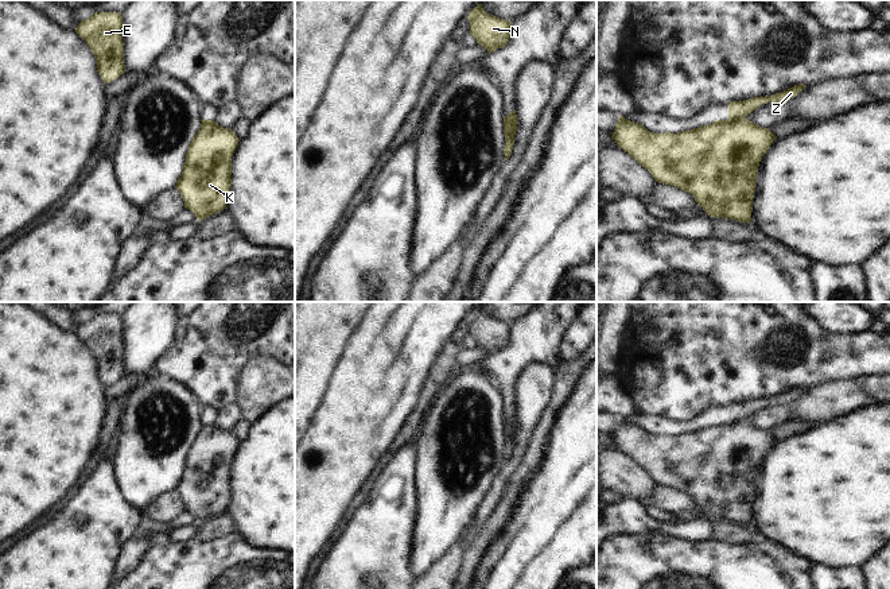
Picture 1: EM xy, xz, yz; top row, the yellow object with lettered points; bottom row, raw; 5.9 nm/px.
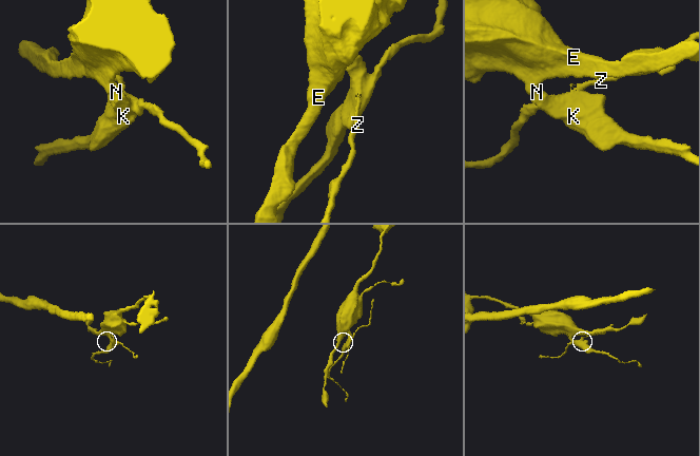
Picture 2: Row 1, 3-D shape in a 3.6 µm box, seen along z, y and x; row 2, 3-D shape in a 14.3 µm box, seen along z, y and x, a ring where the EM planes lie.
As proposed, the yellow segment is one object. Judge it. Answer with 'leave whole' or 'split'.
split

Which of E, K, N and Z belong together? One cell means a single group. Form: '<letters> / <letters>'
E K N / Z

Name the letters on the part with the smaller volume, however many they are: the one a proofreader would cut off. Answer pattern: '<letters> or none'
Z

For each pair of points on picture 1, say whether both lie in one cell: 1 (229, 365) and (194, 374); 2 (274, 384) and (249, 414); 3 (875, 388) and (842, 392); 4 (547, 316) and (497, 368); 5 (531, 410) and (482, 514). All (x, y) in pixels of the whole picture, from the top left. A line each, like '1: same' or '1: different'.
1: same
2: same
3: different
4: same
5: same

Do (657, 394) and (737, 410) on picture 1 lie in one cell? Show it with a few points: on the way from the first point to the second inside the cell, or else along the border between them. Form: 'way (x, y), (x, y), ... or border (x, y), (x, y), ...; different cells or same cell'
border (745, 400), (710, 406), (687, 421); different cells

